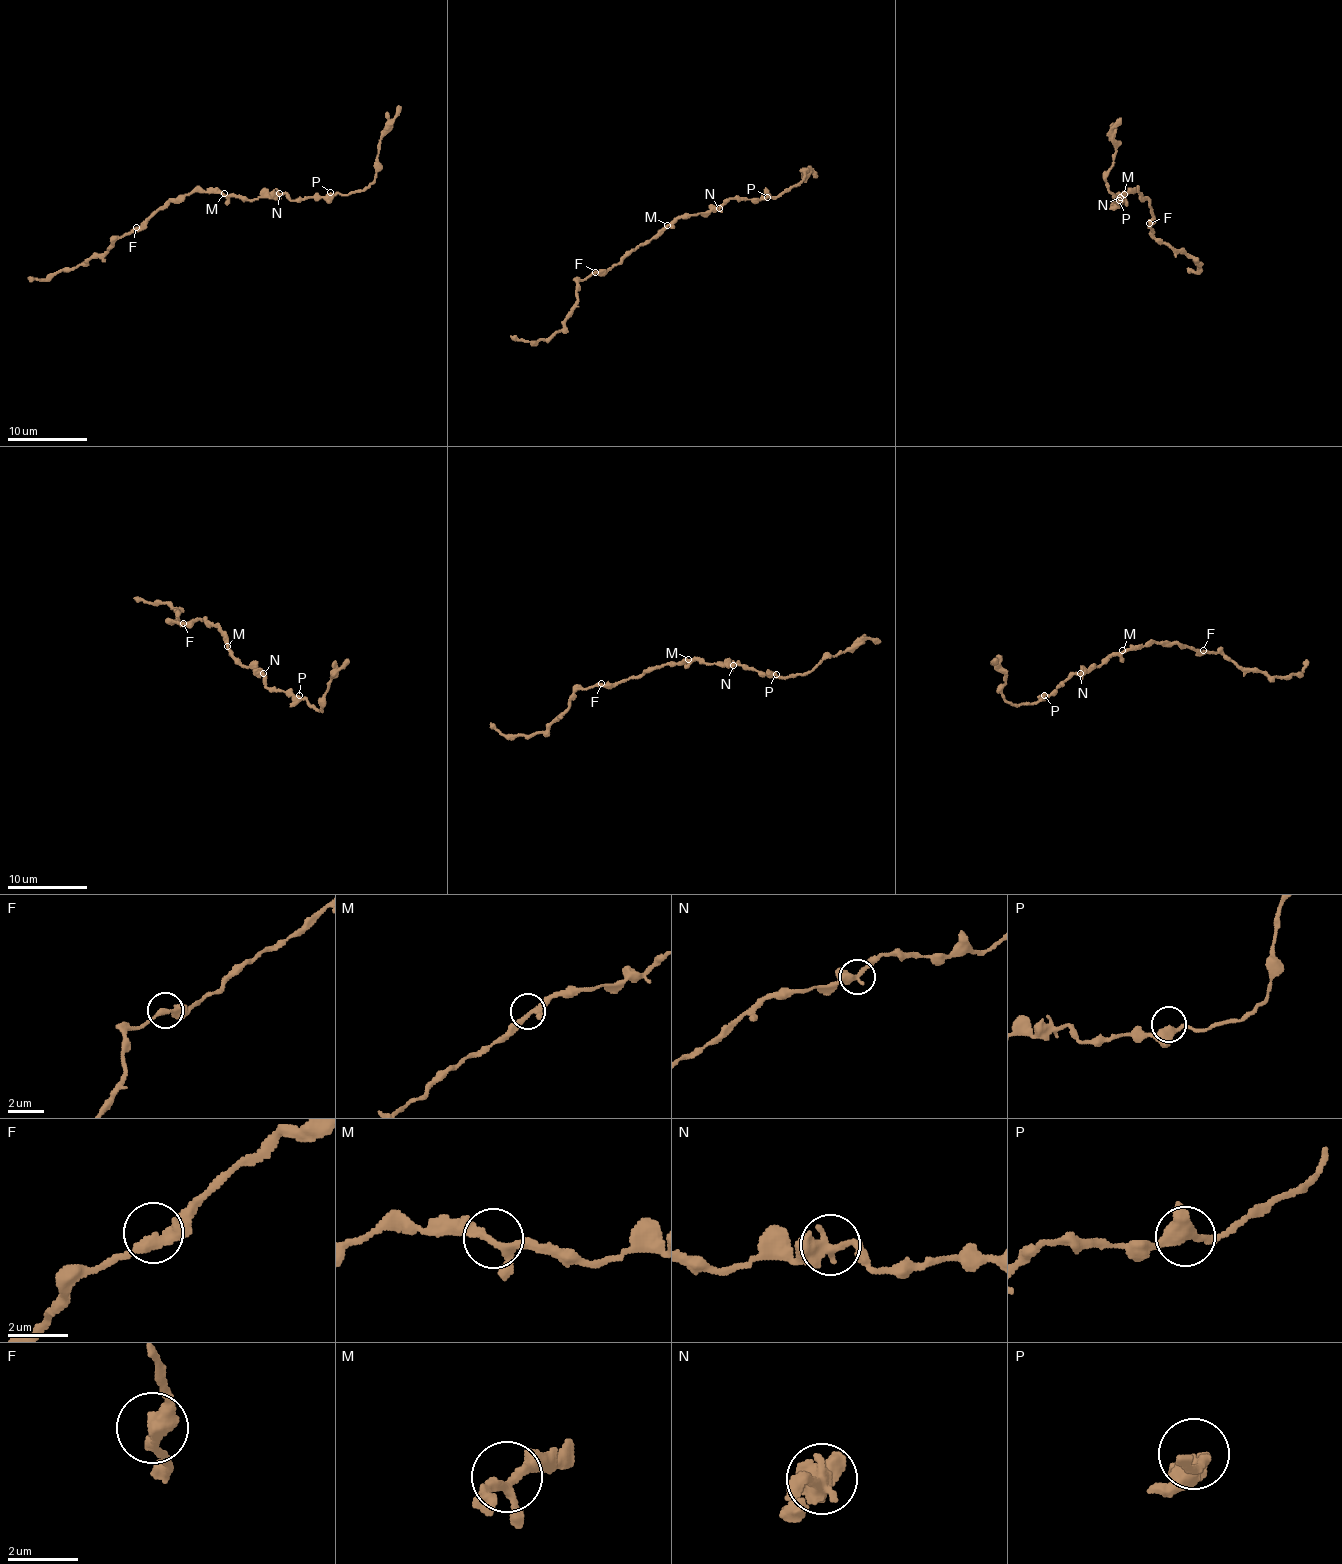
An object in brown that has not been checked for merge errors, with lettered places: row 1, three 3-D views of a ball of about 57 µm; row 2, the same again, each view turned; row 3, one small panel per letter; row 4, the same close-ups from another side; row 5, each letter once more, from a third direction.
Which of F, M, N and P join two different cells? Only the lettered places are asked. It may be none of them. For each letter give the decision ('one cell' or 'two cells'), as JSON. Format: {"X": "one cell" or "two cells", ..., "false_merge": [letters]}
{"F": "one cell", "M": "one cell", "N": "one cell", "P": "one cell", "false_merge": []}

